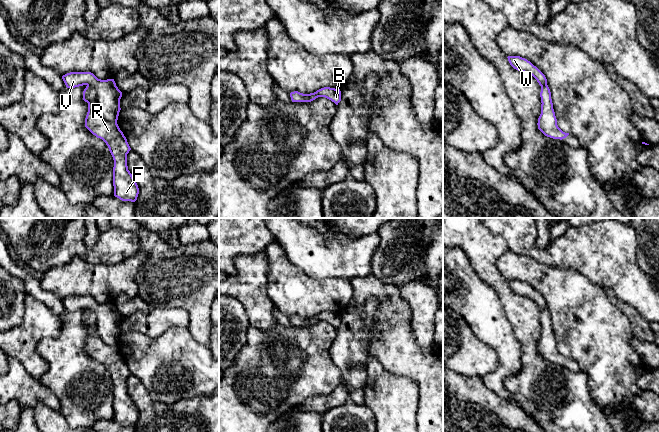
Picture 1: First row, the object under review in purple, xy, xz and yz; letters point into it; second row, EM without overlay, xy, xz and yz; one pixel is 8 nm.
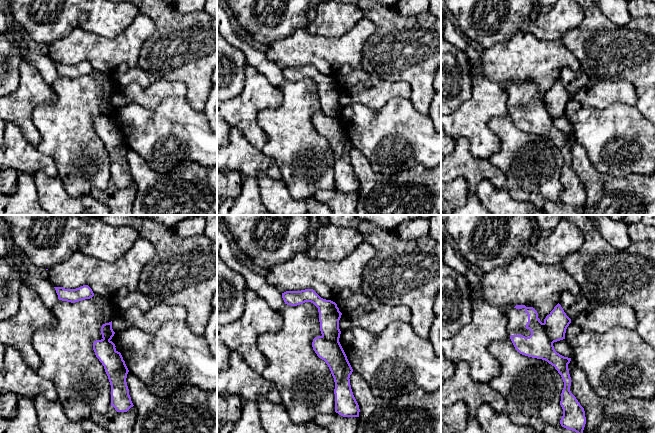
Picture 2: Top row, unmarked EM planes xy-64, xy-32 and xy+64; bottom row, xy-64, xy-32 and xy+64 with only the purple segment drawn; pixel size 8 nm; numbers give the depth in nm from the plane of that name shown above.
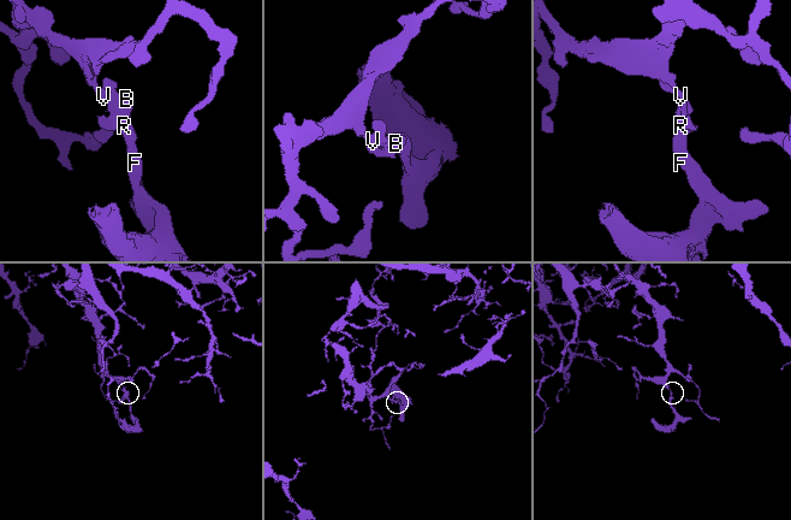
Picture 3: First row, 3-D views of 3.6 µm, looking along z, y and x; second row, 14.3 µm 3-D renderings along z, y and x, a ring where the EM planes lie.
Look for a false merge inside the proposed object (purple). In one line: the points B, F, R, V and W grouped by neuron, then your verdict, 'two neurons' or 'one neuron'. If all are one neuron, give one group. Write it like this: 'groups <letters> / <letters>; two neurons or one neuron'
groups B V W / F R; two neurons

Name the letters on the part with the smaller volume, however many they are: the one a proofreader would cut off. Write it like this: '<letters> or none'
F, R

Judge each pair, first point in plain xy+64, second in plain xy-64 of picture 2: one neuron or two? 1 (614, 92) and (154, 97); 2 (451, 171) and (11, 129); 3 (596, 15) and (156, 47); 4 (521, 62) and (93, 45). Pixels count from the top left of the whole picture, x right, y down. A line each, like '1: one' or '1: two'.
1: one
2: one
3: one
4: one

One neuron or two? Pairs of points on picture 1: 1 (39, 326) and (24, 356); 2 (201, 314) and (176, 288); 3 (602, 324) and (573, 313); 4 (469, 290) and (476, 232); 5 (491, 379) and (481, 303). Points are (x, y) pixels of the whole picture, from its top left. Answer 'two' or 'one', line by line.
1: one
2: one
3: one
4: two
5: one

